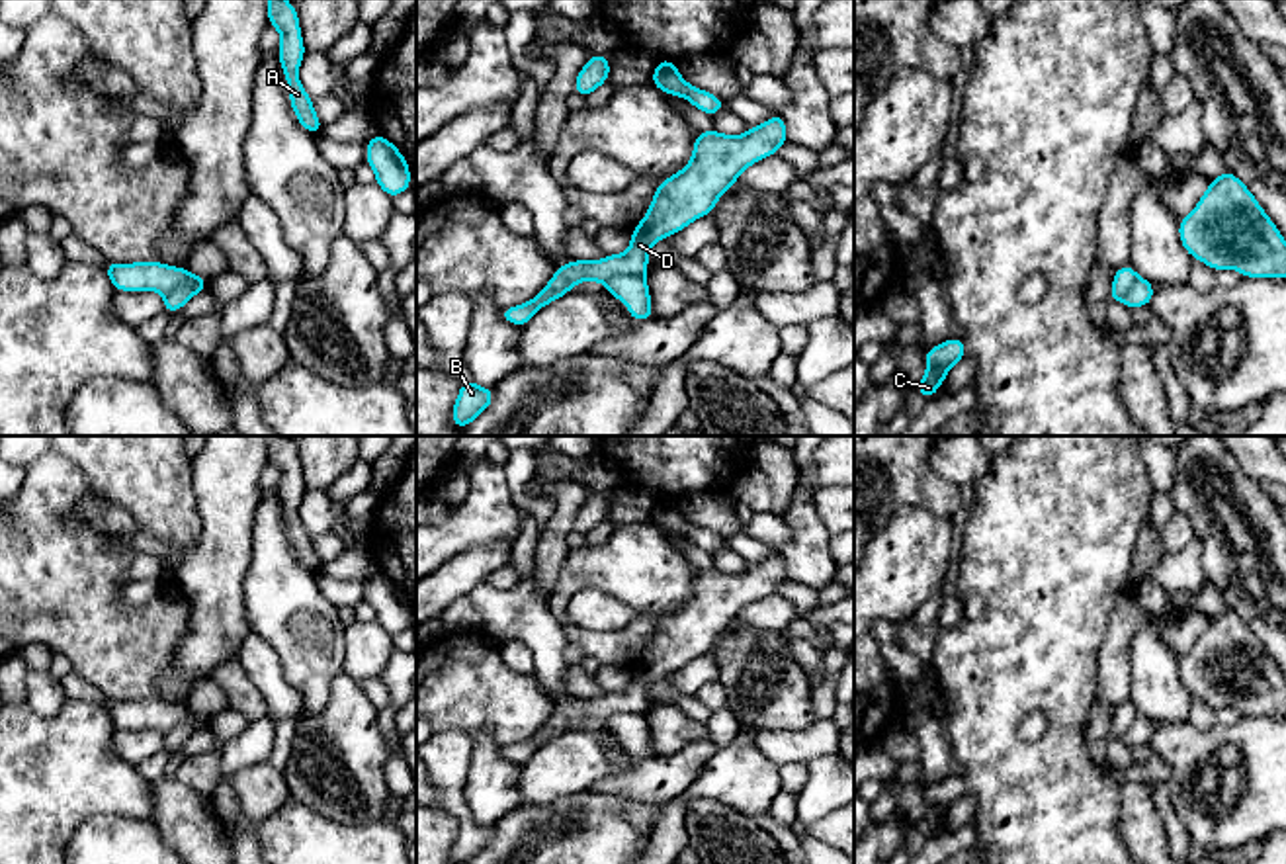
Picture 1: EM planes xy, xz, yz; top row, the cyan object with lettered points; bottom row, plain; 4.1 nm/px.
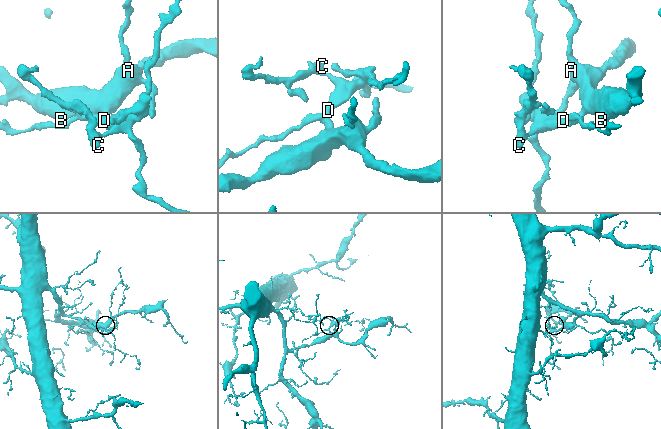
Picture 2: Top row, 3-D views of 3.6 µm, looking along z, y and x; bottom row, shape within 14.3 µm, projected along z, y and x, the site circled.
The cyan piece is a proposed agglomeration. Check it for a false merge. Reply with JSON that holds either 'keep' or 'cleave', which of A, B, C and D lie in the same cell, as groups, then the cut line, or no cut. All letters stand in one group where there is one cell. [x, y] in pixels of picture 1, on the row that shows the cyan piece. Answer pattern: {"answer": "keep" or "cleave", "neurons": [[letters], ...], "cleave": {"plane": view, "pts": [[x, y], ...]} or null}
{"answer": "cleave", "neurons": [["A", "B"], ["C", "D"]], "cleave": {"plane": "xz", "pts": [[643, 274], [614, 274], [604, 284]]}}

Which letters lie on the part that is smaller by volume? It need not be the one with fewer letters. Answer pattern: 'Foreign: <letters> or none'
Foreign: C, D

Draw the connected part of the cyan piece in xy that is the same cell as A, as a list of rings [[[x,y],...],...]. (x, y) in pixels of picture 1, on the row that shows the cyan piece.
[[[268,0],[268,25],[274,25],[281,33],[278,57],[283,78],[287,80],[291,109],[295,111],[299,125],[319,137],[324,125],[313,109],[313,98],[305,92],[297,74],[307,51],[295,4],[287,0]]]

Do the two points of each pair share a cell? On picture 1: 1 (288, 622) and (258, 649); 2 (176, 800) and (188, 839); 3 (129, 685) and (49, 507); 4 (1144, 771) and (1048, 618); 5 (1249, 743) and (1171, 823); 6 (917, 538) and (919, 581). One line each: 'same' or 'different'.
1: different
2: same
3: same
4: different
5: different
6: same

